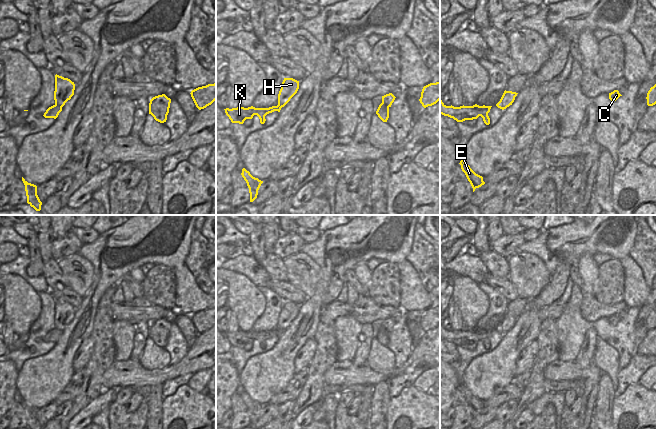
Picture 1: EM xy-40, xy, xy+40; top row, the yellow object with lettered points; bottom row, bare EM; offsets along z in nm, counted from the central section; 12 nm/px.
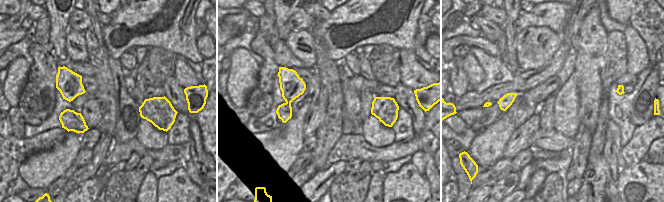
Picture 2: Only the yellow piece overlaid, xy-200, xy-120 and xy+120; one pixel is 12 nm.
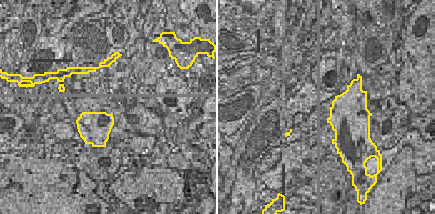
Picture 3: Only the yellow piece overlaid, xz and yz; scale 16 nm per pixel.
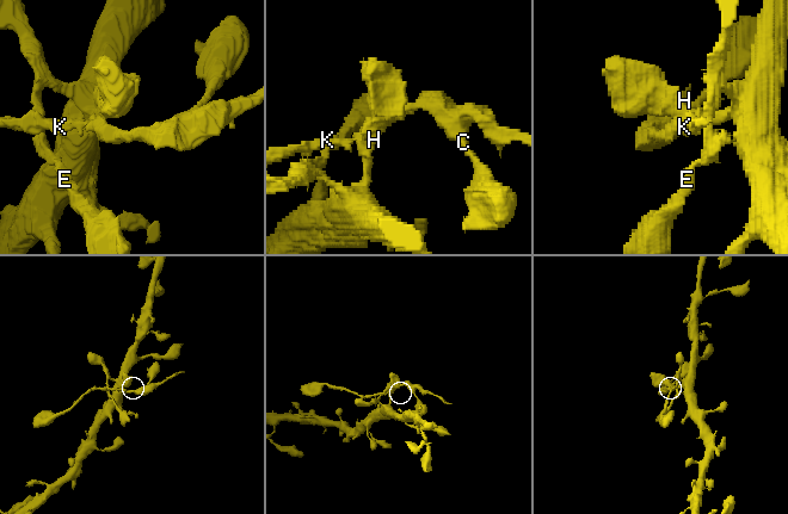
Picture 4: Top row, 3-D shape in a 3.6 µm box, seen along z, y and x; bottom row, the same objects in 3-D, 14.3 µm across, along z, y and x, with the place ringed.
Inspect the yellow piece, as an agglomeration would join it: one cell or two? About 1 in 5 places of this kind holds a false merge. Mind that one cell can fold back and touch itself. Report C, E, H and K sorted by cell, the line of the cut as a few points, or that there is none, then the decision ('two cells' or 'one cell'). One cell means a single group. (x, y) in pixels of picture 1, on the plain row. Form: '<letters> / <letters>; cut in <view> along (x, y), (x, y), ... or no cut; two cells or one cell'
C E H K; no cut; one cell

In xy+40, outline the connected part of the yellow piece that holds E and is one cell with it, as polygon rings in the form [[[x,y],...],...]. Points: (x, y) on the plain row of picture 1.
[[[463,383],[460,385],[459,388],[461,389],[462,395],[465,397],[468,405],[470,406],[473,412],[473,416],[476,412],[479,412],[485,408],[485,406],[483,405],[483,401],[476,398]]]

